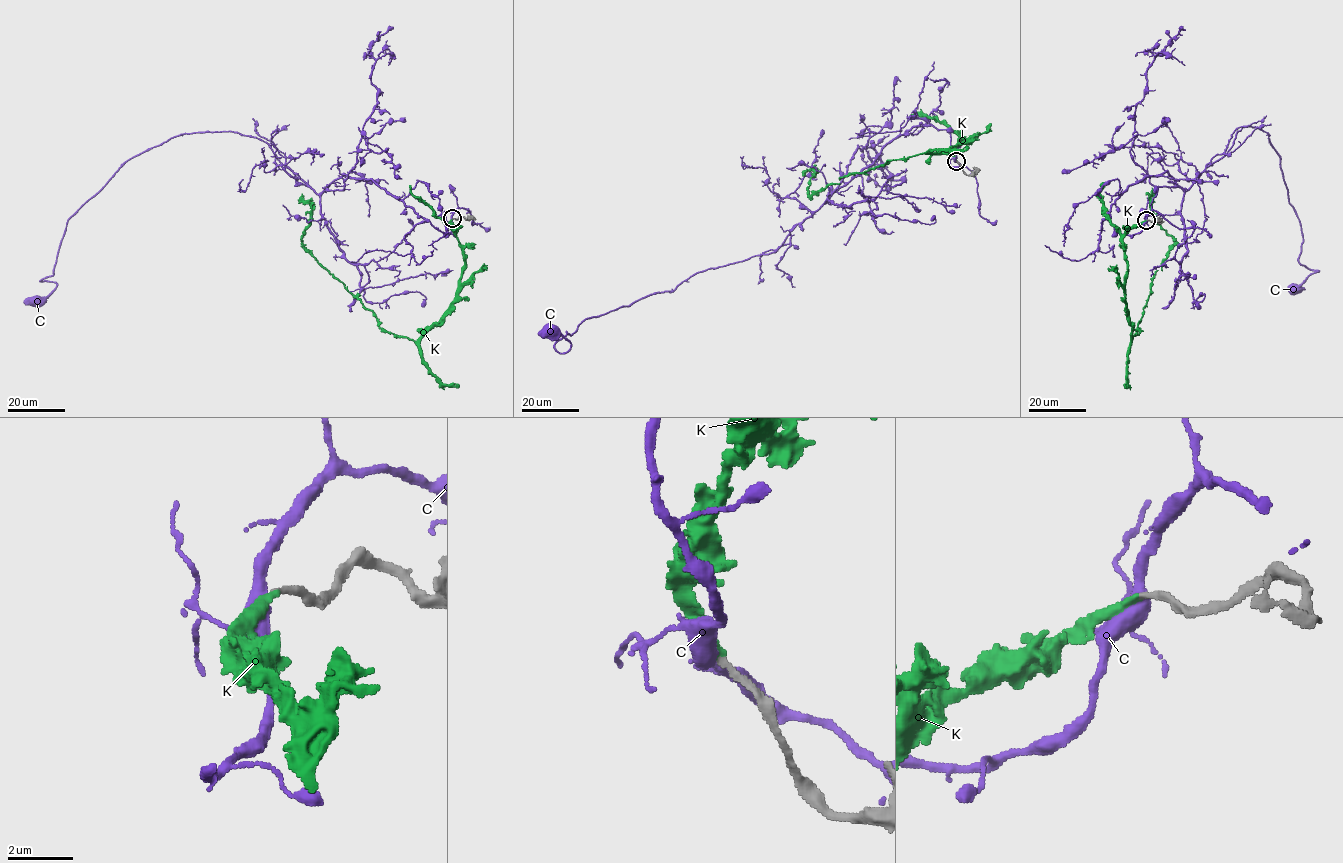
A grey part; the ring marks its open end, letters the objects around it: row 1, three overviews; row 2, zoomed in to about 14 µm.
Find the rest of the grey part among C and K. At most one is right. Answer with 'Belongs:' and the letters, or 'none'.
Belongs: K

